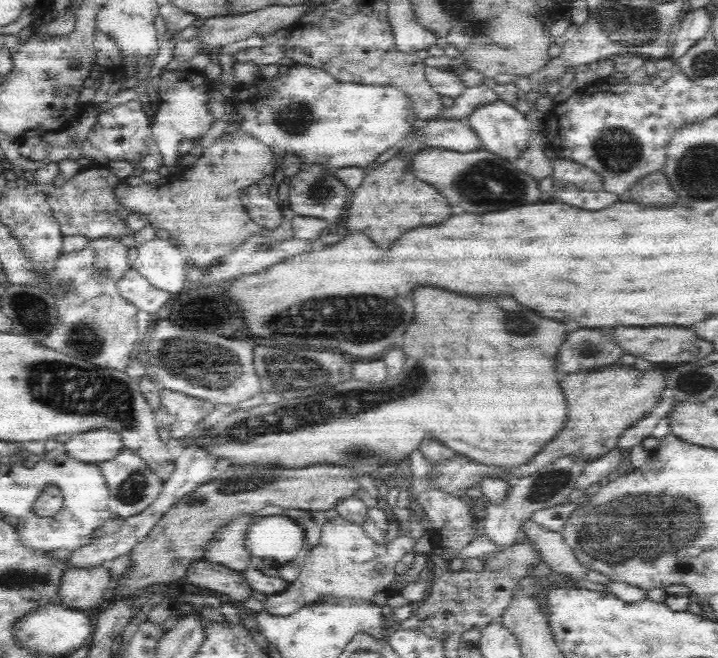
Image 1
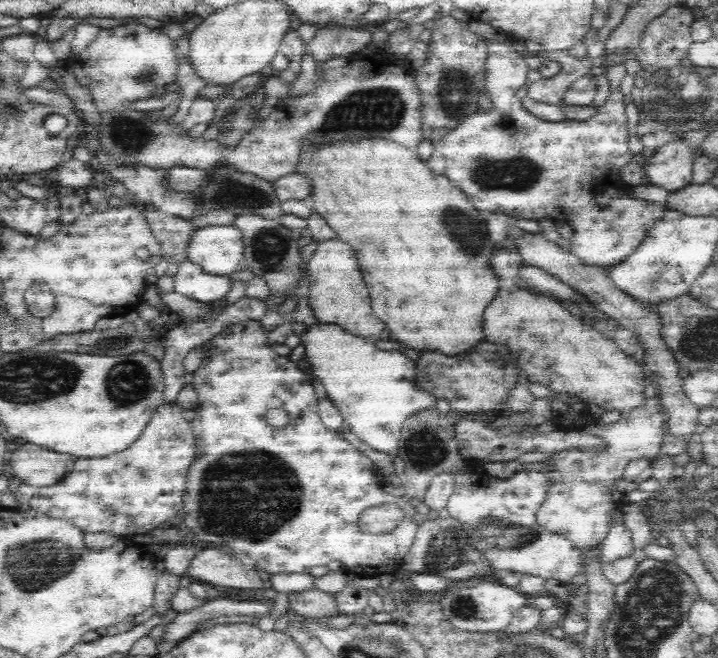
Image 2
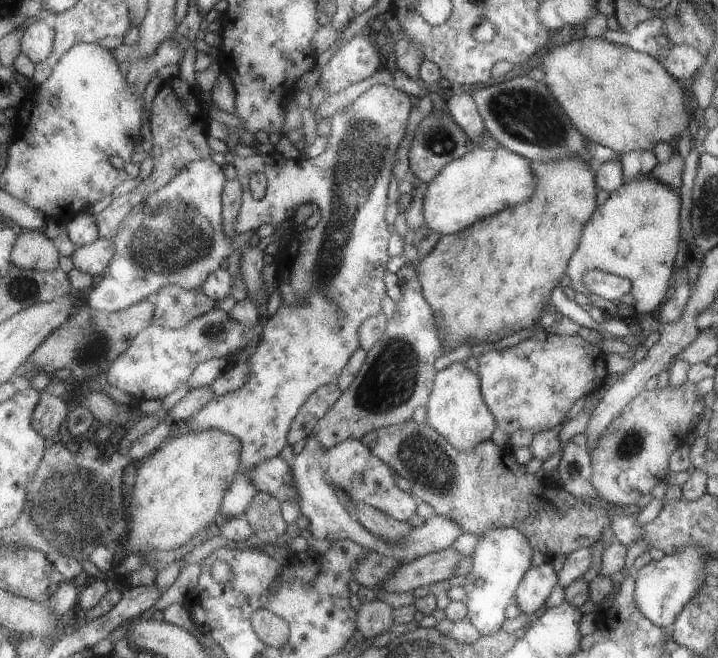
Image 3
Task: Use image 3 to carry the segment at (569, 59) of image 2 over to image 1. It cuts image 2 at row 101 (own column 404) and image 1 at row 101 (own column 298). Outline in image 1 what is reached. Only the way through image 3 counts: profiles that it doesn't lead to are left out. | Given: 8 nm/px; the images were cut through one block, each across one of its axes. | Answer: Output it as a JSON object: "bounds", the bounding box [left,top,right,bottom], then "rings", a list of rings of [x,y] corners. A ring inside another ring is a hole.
{"bounds":[440,82,498,120],"rings":[[[484,82],[480,86],[466,88],[462,92],[462,96],[456,98],[454,108],[444,110],[440,120],[464,120],[474,112],[474,108],[478,108],[478,104],[486,104],[486,102],[494,102],[494,100],[498,100],[498,96],[492,90],[492,82]]]}

